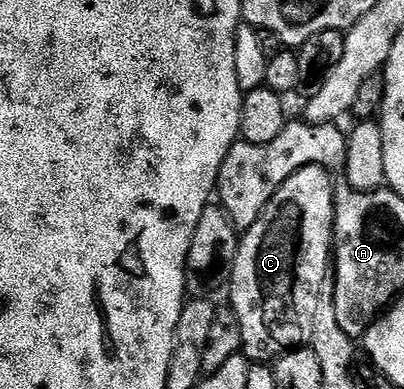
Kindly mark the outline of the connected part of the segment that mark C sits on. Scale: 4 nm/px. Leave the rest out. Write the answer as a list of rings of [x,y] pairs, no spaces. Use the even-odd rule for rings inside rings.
[[[303,167],[283,183],[272,195],[272,200],[266,205],[260,219],[254,221],[249,231],[243,232],[240,240],[240,248],[236,250],[236,260],[232,262],[230,274],[232,274],[232,302],[230,308],[237,315],[238,325],[242,325],[242,354],[252,363],[271,364],[273,361],[285,355],[287,351],[303,348],[312,342],[312,330],[314,329],[314,313],[318,310],[320,300],[320,287],[330,275],[330,256],[334,251],[332,227],[336,223],[336,187],[334,186],[333,172],[326,167]]]

